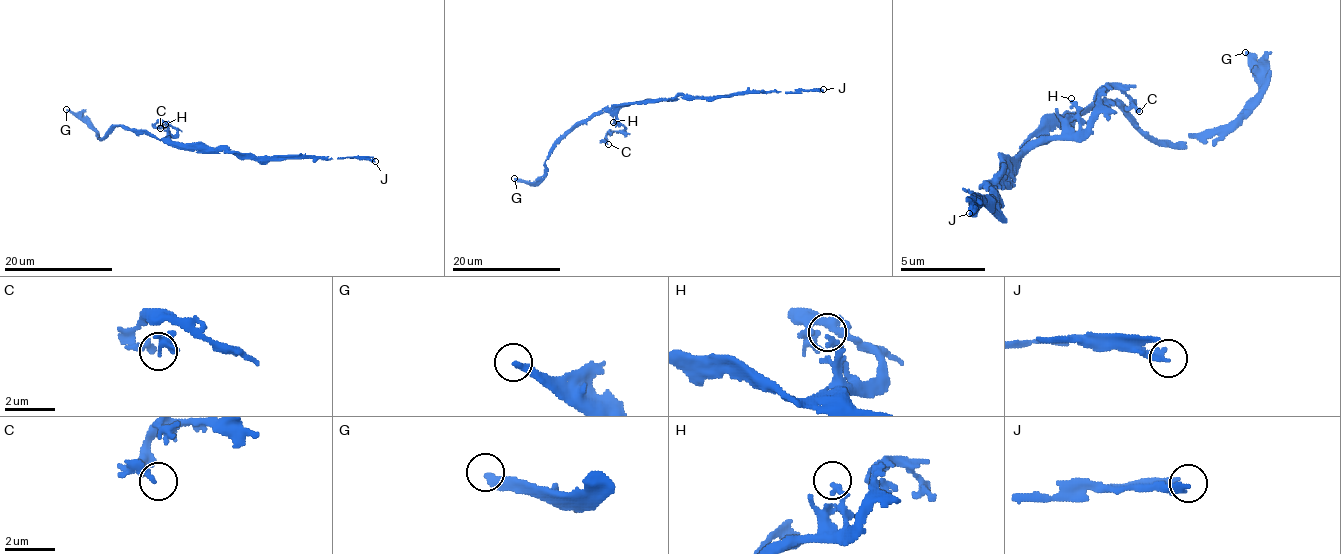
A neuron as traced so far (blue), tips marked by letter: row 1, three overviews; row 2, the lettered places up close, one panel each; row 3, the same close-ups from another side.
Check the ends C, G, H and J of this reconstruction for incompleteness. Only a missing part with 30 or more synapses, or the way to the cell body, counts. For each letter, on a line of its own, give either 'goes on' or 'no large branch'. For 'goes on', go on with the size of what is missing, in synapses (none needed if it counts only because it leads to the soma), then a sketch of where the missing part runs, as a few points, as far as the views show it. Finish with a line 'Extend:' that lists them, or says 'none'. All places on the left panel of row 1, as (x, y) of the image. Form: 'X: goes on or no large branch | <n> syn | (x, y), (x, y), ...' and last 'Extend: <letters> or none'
C: no large branch
G: goes on | 45 syn
H: no large branch
J: no large branch
Extend: G

